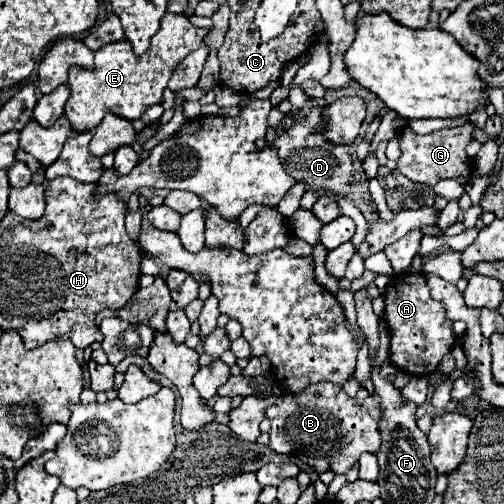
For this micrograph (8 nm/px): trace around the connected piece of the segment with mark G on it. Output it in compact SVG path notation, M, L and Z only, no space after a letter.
M468 122L464 126L438 130L438 132L420 136L420 134L414 134L410 126L404 126L398 134L400 150L402 150L402 156L398 158L398 166L396 166L398 172L402 172L406 178L414 182L424 182L428 186L434 186L440 178L452 178L452 180L458 180L460 184L466 184L470 180L472 164L464 148L472 140L472 130L474 130L474 125Z

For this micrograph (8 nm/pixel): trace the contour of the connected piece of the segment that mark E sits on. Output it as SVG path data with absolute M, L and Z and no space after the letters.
M166 12L160 20L160 30L152 36L148 52L142 56L136 56L132 52L132 46L126 40L120 40L116 44L106 44L96 52L94 68L70 68L68 72L68 86L72 90L68 98L68 86L58 86L54 92L44 94L34 108L34 120L40 126L52 126L54 120L64 112L66 104L66 118L70 120L72 128L76 132L92 130L100 124L106 112L114 112L126 120L138 120L140 114L152 106L162 102L162 92L168 86L168 80L176 68L176 64L196 50L204 36L208 34L208 28L196 28L190 24L188 16L184 14L172 14Z

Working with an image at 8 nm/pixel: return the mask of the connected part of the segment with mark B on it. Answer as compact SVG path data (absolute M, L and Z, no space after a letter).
M324 382L324 384L314 384L306 388L300 394L284 394L278 398L278 402L268 408L268 420L272 422L270 428L270 448L278 454L294 454L302 462L310 464L316 472L324 470L334 470L336 474L344 474L350 470L350 466L360 458L362 452L378 452L380 448L380 430L378 430L378 420L380 420L380 404L376 396L368 396L362 406L354 402L354 398L346 396L342 386Z

